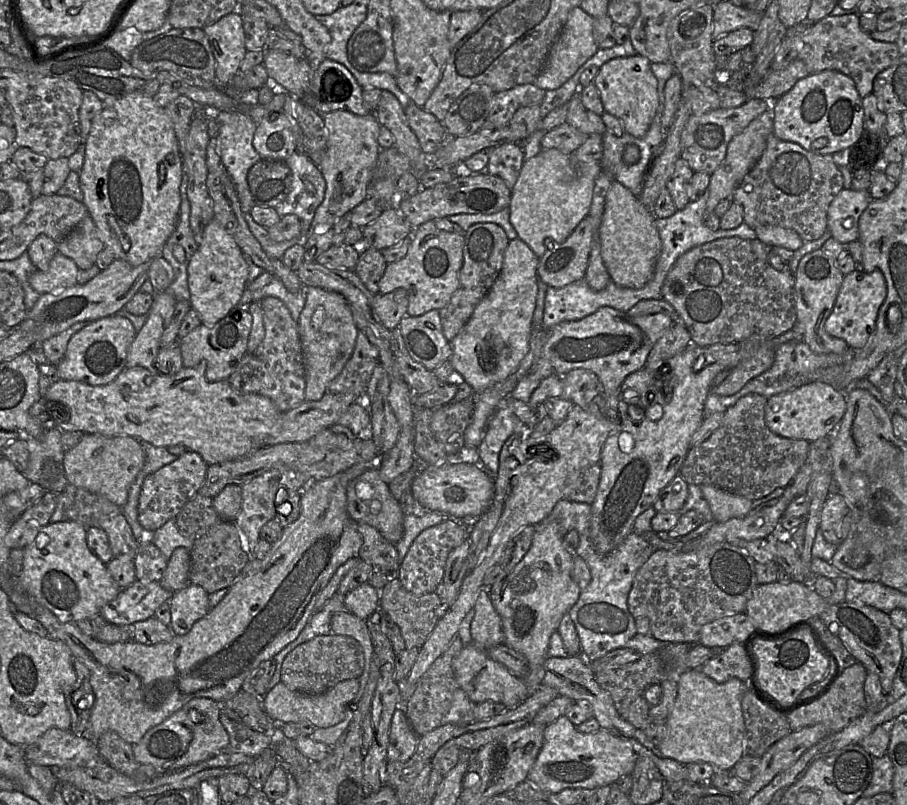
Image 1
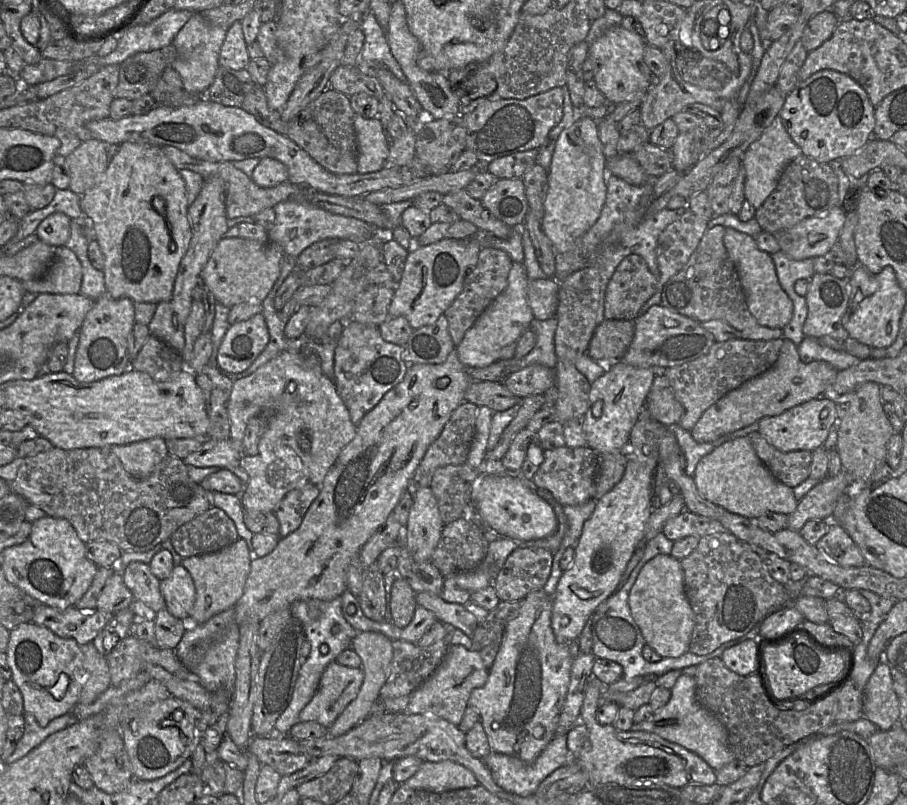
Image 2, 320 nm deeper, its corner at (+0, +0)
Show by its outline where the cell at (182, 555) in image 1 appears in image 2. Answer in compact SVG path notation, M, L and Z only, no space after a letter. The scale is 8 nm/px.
M33 622L21 623L10 631L6 650L7 662L12 671L12 680L19 687L24 702L24 715L31 715L40 726L72 711L79 703L81 684L75 679L74 671L83 668L84 654L80 645L72 638L62 638L45 626Z

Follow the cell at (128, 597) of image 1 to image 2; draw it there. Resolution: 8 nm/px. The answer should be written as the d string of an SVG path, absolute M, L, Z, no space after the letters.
M35 604L33 610L33 623L49 628L62 638L72 638L79 645L92 642L114 616L99 610L85 612L76 607L60 610L45 604Z

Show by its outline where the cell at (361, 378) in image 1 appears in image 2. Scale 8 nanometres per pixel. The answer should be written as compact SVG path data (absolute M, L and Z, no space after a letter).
M346 323L335 349L333 381L354 425L358 426L383 396L404 379L409 365L404 362L403 353L404 347L383 340L379 327Z

